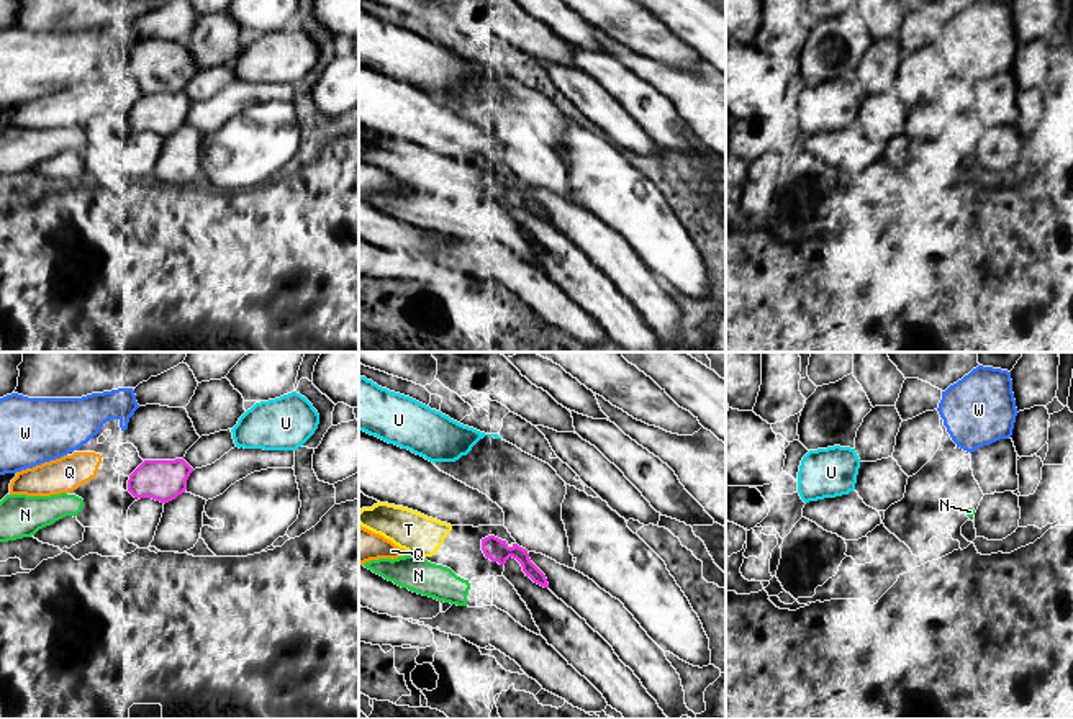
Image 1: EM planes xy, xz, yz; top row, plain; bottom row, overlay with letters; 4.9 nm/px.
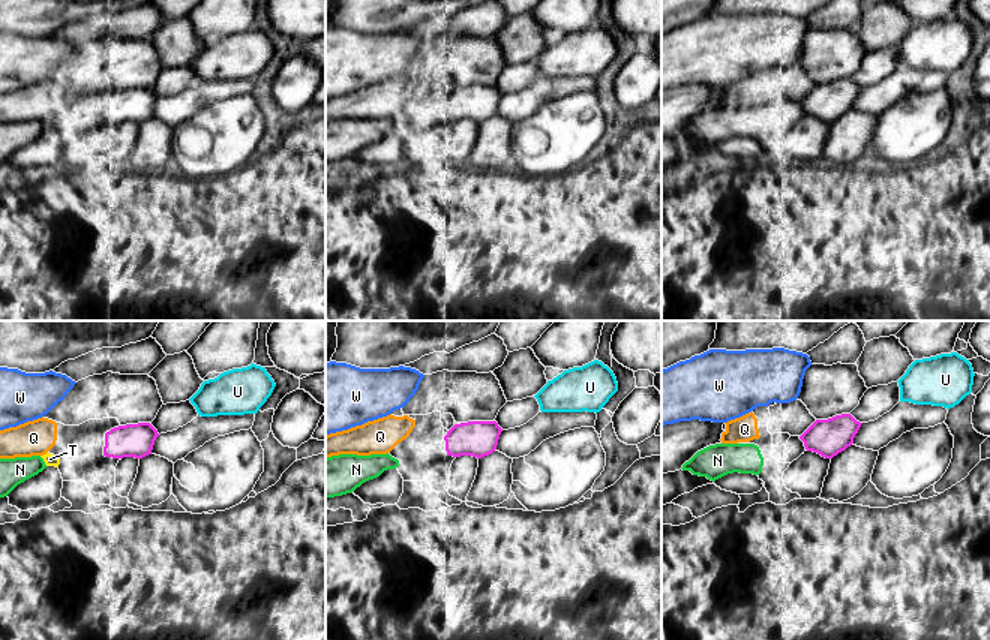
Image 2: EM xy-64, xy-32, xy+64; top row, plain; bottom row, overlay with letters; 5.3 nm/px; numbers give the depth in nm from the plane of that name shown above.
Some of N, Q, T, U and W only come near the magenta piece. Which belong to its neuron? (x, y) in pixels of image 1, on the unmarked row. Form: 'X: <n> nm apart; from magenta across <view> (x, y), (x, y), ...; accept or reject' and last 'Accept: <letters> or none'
N: 150 nm apart; from magenta across xz (487, 190), (467, 213); reject
Q: 160 nm apart; from magenta across xy (130, 108), (100, 95); reject
T: 160 nm apart; from magenta across xz (482, 172), (451, 162); accept
U: 240 nm apart; from magenta across xy (192, 102), (236, 79); reject
W: 180 nm apart; from magenta across xy (144, 94), (125, 63); reject
Accept: T

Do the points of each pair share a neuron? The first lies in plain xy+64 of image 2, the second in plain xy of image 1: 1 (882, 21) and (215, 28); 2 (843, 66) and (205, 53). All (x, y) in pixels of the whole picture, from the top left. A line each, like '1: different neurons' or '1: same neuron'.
1: same neuron
2: different neurons

